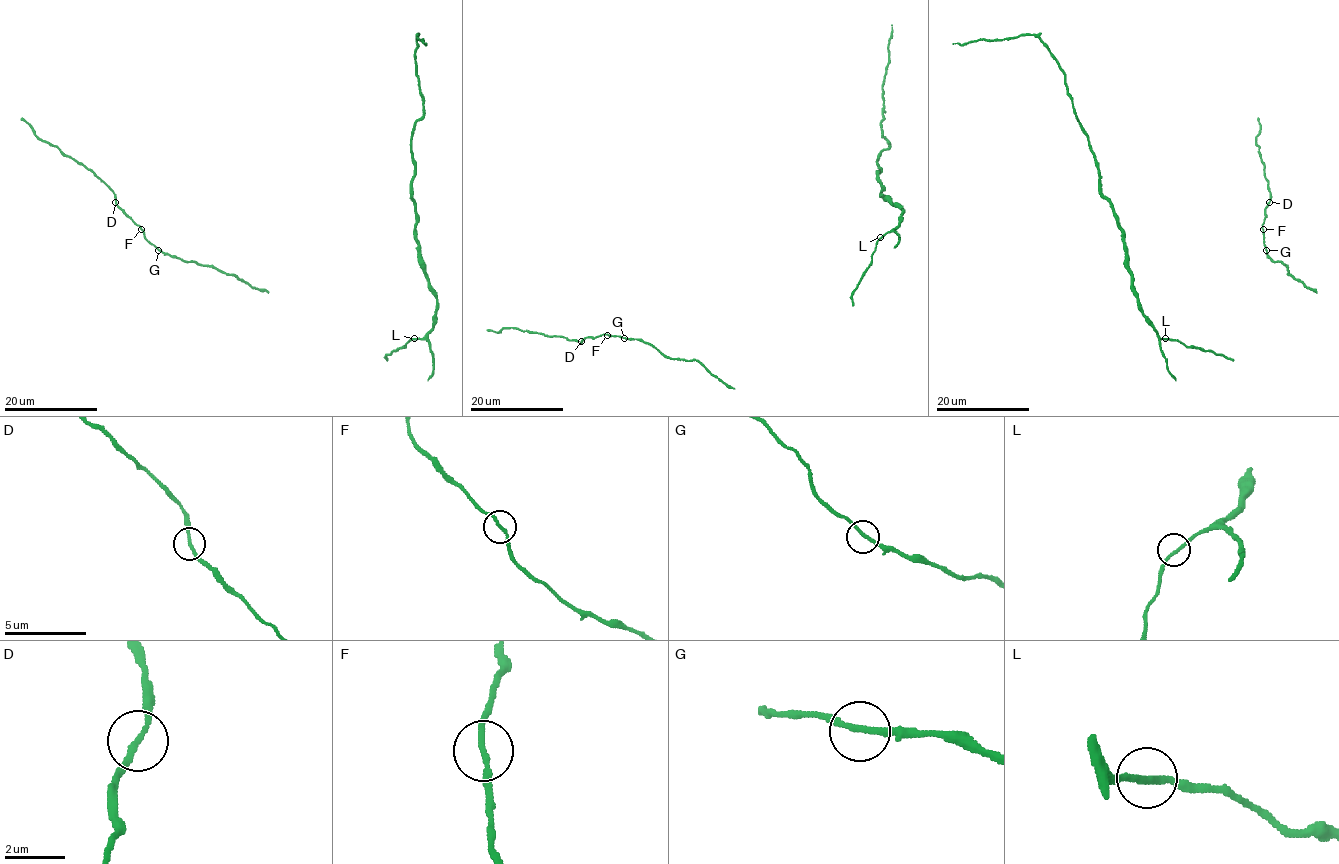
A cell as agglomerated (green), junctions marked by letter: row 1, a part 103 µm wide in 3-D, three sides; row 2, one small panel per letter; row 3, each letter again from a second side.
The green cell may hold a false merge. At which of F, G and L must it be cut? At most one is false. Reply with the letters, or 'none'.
none

